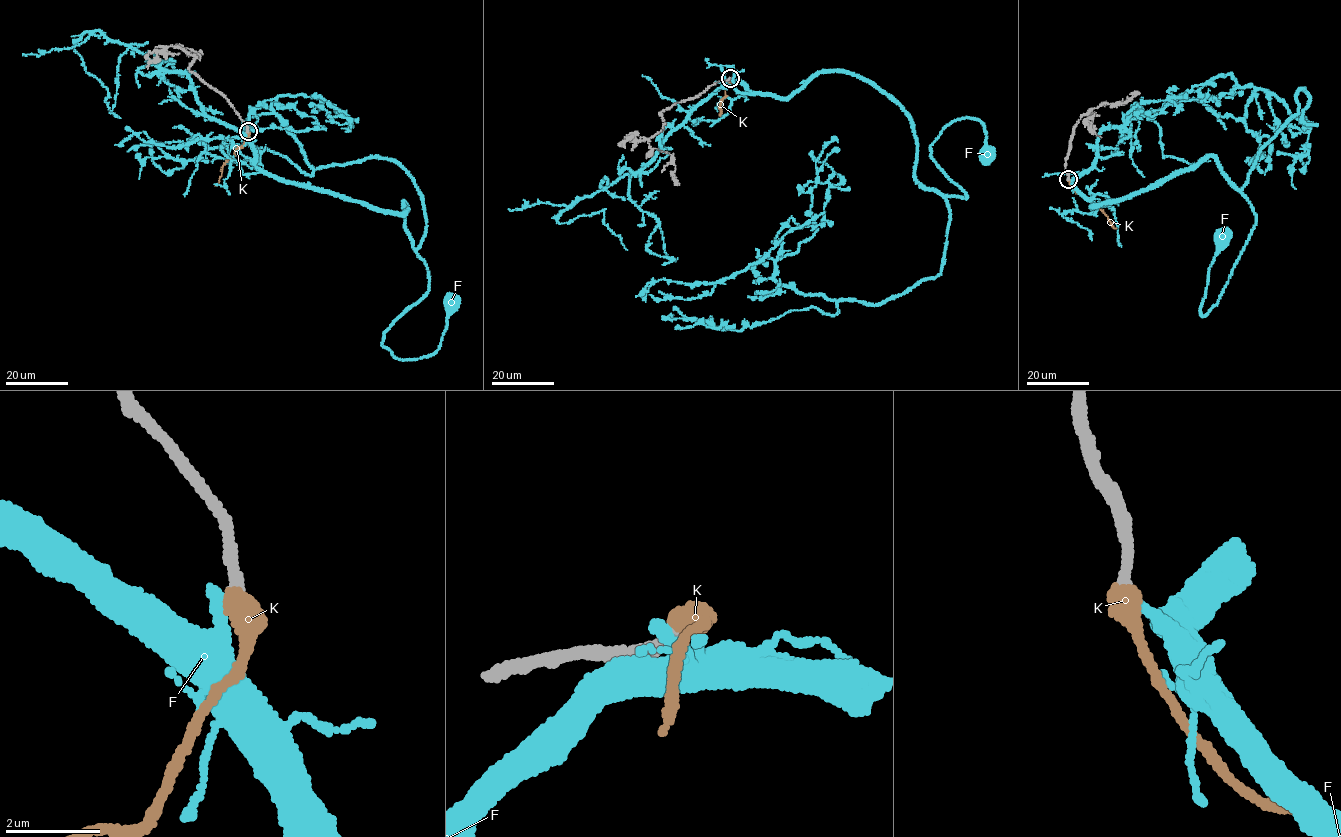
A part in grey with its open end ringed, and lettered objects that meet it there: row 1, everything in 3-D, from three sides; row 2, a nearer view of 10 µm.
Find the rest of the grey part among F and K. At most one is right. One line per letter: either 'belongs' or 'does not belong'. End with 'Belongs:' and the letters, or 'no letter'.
F: does not belong
K: belongs
Belongs: K

